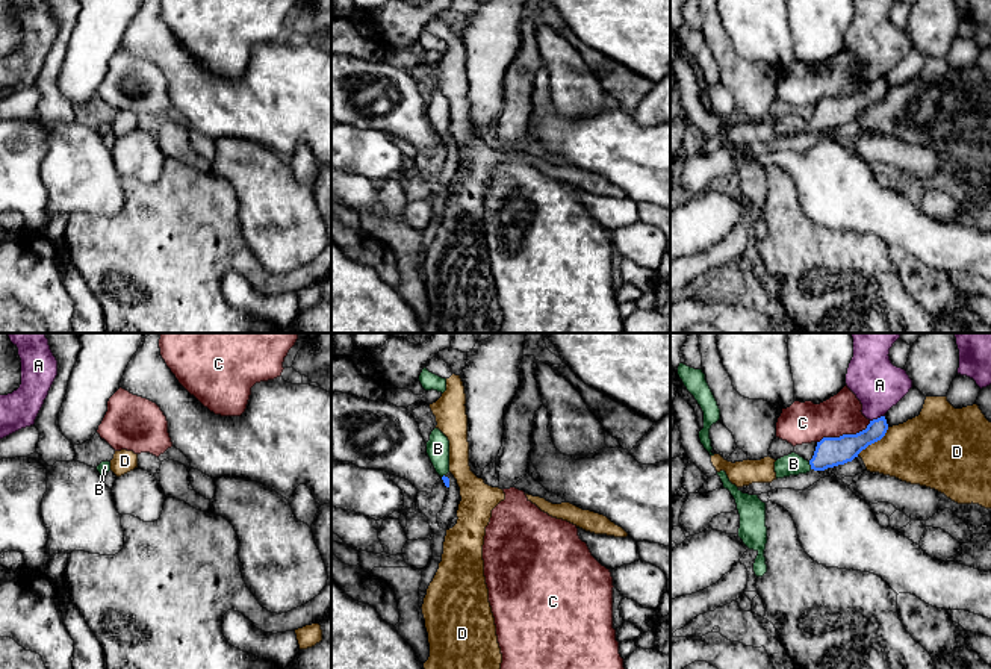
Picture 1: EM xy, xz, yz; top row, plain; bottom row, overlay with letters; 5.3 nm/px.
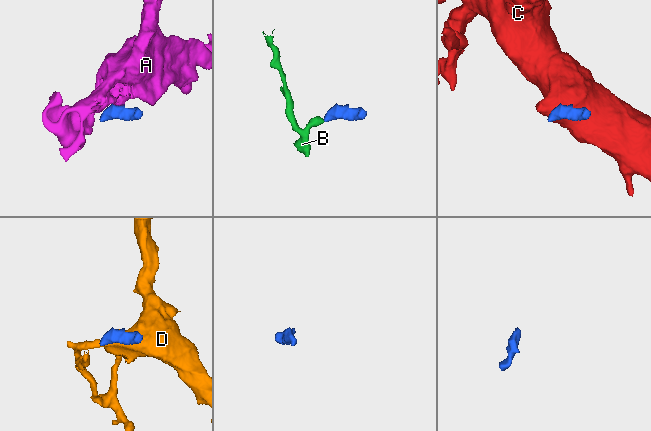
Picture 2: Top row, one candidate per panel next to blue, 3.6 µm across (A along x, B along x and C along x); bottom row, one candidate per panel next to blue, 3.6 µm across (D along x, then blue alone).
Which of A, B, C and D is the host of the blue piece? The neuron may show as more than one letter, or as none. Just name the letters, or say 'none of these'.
B

